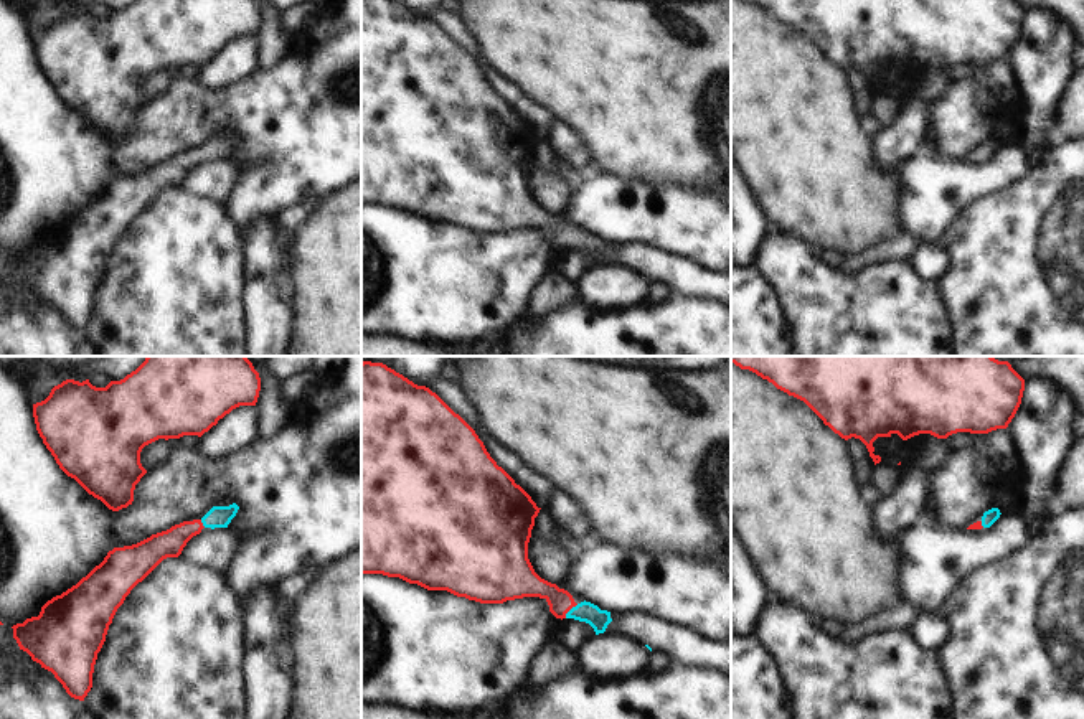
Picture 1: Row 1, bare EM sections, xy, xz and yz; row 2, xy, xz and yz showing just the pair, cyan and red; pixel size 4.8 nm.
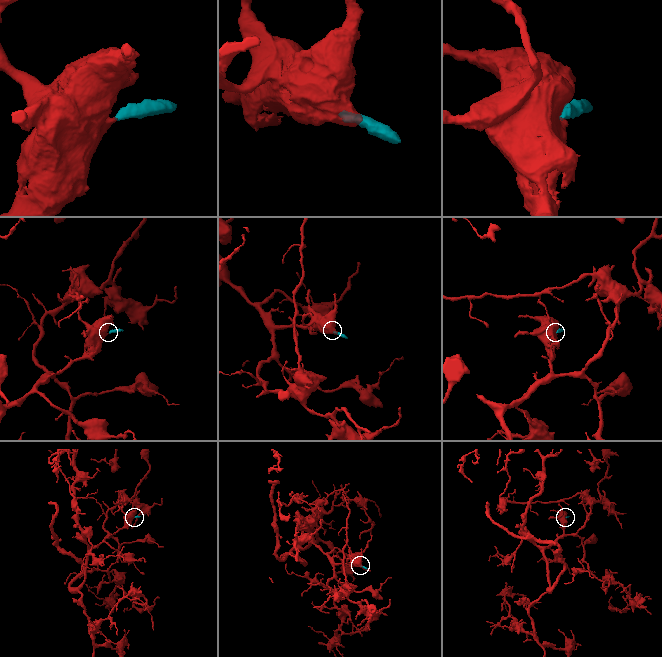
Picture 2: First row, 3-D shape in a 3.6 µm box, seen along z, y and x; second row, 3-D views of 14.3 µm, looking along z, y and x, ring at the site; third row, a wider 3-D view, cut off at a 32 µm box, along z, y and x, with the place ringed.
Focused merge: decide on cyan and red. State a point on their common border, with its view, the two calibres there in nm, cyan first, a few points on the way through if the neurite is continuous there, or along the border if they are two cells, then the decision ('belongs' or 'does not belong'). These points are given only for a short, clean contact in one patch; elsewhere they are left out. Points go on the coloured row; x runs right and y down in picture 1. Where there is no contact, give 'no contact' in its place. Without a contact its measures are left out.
xz (570, 610) | 100/140 nm | across xz (588, 612), (570, 610), (551, 592), (527, 582) | belongs

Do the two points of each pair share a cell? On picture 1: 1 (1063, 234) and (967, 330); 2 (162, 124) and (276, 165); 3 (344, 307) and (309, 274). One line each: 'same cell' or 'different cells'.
1: same cell
2: same cell
3: same cell

